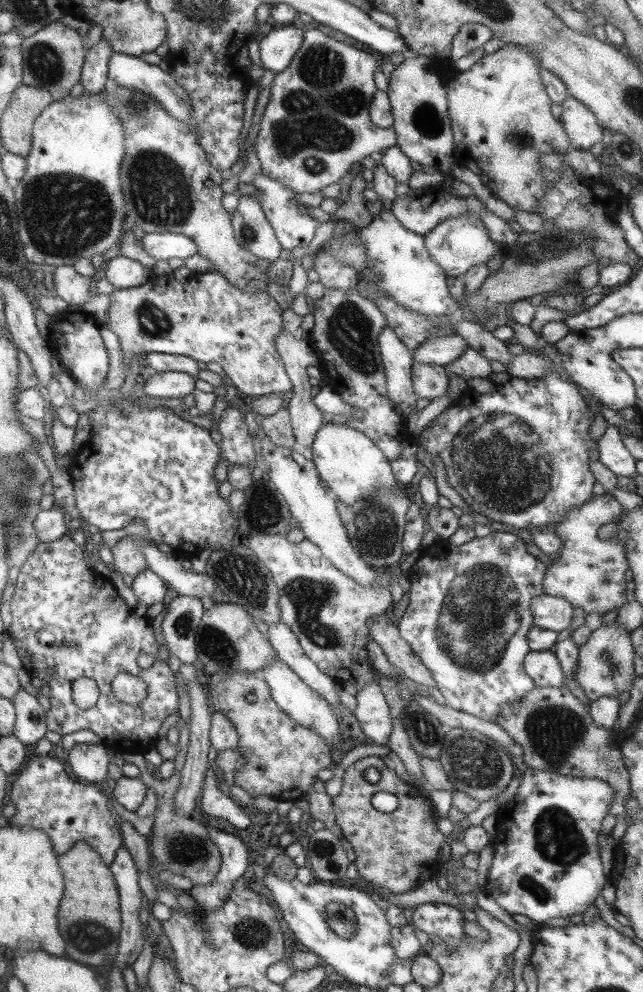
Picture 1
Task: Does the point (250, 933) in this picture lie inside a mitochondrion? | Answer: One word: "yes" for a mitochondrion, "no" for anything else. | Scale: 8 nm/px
yes

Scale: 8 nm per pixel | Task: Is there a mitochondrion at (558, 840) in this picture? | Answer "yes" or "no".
yes

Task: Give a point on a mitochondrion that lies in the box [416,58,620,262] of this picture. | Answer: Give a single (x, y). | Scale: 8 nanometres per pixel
(518, 139)

